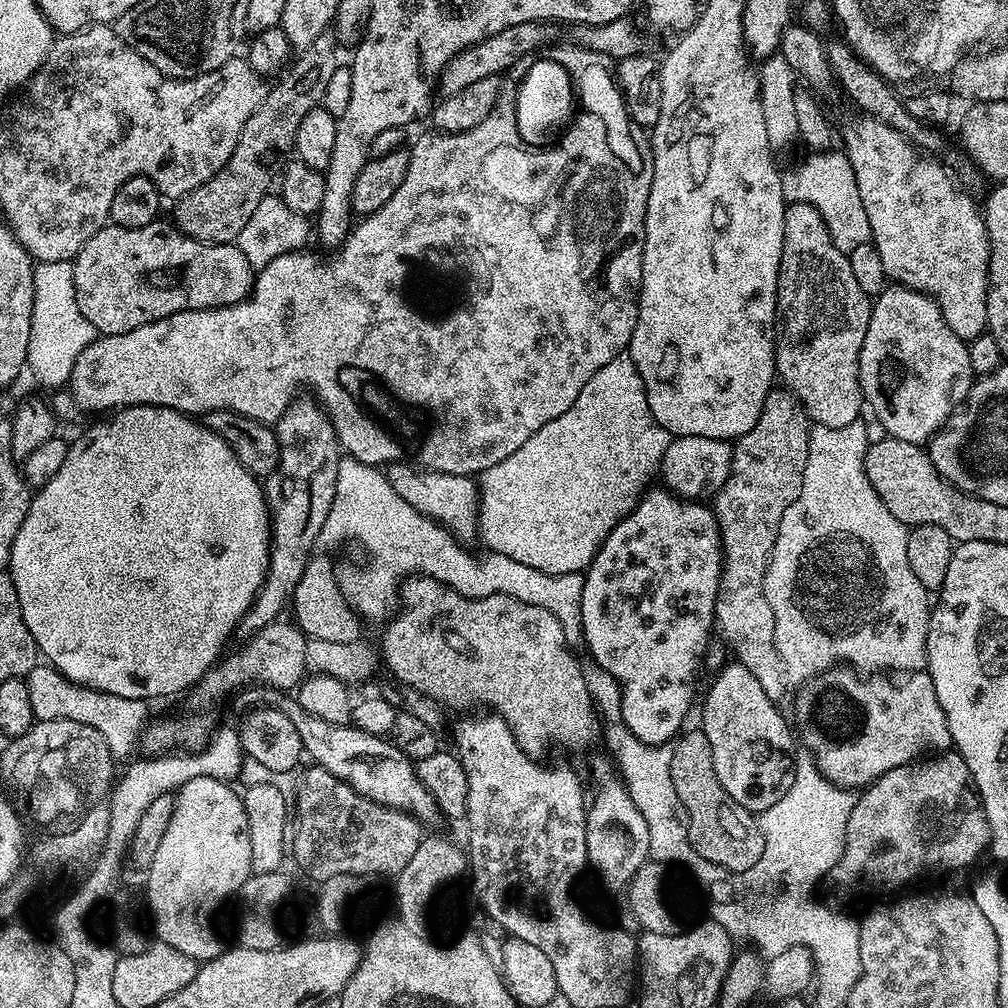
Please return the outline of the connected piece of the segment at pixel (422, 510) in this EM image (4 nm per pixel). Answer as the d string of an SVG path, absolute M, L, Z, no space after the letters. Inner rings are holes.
M408 462L387 465L386 475L390 486L394 486L394 490L398 493L398 498L414 506L418 514L428 516L437 524L447 528L457 541L477 539L480 523L480 490L473 477L455 476L449 472L417 470Z

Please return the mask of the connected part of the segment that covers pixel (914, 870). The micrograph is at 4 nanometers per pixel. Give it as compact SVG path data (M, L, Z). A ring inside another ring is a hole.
M949 750L943 754L933 755L931 758L921 759L919 762L898 766L879 776L873 784L869 784L856 796L856 805L850 812L850 822L846 822L844 852L838 858L838 862L827 869L826 876L829 881L832 879L833 886L844 896L864 896L867 892L892 892L895 888L900 888L903 884L908 884L911 880L926 875L927 872L952 872L955 868L964 868L967 864L974 863L983 852L985 855L989 844L988 819L984 813L984 806L980 802L980 796L976 793L976 785L972 782L970 770L959 752Z

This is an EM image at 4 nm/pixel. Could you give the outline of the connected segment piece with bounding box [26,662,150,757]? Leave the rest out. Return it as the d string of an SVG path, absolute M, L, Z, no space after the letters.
M37 663L26 677L27 690L30 691L31 706L39 720L65 719L81 721L93 726L103 736L112 756L115 752L124 752L128 757L135 751L136 745L146 726L149 703L145 700L123 698L114 694L94 691L63 679L56 668L49 664Z

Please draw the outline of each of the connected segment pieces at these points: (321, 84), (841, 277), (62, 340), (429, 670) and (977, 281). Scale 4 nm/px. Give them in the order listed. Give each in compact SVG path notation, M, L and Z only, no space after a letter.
M325 30L310 42L310 46L306 46L306 50L298 53L287 71L279 77L281 80L269 87L262 102L258 102L258 110L246 118L238 146L234 146L234 154L230 154L226 166L222 166L214 178L175 201L174 223L184 235L202 244L230 244L238 240L242 228L264 196L269 195L271 188L268 187L271 184L273 187L278 173L295 149L302 118L306 118L310 110L321 107L322 94L326 94L326 85L338 66L336 52L336 38L331 31Z
M788 204L784 210L784 245L782 246L782 262L778 274L778 290L776 291L776 374L779 383L800 401L813 425L821 424L837 428L838 426L850 426L861 419L860 408L863 409L865 403L864 395L860 393L860 355L862 354L862 342L866 338L866 330L870 326L871 313L872 300L854 279L854 270L850 270L847 255L842 250L838 250L831 240L822 214L812 204Z
M66 260L37 263L35 269L34 310L30 318L30 350L26 368L42 387L60 390L71 381L78 354L98 339L98 333L90 322L86 322L86 314L78 310L71 263Z
M412 574L401 583L398 611L383 625L383 628L384 637L381 638L380 644L378 643L378 652L382 657L383 667L385 664L402 683L409 684L414 691L421 692L422 695L429 696L430 699L437 700L440 704L449 704L452 708L468 708L464 710L476 710L479 709L476 708L479 704L485 704L488 707L485 709L491 710L508 723L518 746L527 756L543 757L543 752L550 751L552 747L569 748L572 752L580 752L583 748L590 747L595 740L597 742L601 739L602 724L598 719L597 709L589 699L587 684L584 681L584 668L572 657L573 649L568 646L563 636L562 626L559 625L554 614L543 609L542 606L527 605L502 594L470 600L434 578Z
M855 114L844 124L844 129L839 129L838 136L844 139L842 151L848 156L850 166L854 170L854 178L857 179L859 197L862 198L862 205L865 207L866 216L870 222L871 239L870 243L878 250L878 258L882 258L882 270L886 270L888 280L902 284L905 288L912 288L916 292L921 292L924 296L929 296L942 310L942 318L946 318L946 326L958 334L966 342L971 342L974 338L985 335L988 323L986 322L986 294L988 293L988 231L984 225L984 218L978 204L975 204L954 181L948 177L948 172L931 155L925 154L917 148L911 141L902 135L898 130L884 125L882 121L865 114Z

